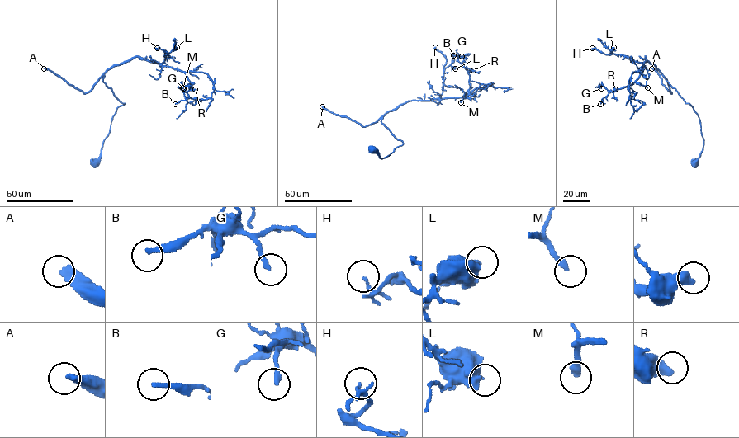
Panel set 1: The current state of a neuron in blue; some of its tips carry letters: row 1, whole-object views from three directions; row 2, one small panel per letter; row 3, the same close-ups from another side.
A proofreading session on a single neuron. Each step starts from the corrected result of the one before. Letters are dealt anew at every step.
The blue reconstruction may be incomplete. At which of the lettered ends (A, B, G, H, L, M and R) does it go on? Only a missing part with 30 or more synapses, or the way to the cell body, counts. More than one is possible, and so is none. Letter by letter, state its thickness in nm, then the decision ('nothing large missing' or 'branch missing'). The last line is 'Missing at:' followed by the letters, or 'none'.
A: 400 nm | branch missing
B: 240 nm | nothing large missing
G: 220 nm | nothing large missing
H: 70 nm | nothing large missing
L: 340 nm | nothing large missing
M: 320 nm | branch missing
R: 500 nm | nothing large missing
Missing at: A, M

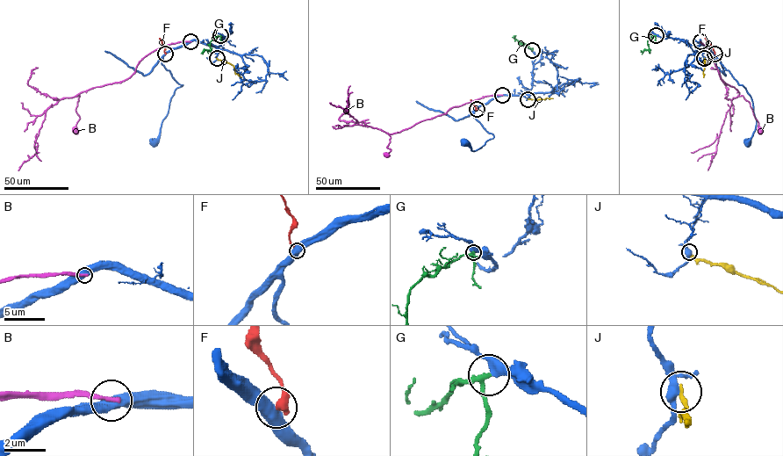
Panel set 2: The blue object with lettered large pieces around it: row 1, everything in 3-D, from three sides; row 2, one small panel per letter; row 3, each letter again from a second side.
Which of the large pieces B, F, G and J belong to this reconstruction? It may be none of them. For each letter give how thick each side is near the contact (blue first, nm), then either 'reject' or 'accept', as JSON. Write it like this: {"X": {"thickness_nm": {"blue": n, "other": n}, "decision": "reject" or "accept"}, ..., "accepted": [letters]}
{"B": {"thickness_nm": {"blue": 550, "other": 240}, "decision": "reject"}, "F": {"thickness_nm": {"blue": 550, "other": 550}, "decision": "reject"}, "G": {"thickness_nm": {"blue": 400, "other": 220}, "decision": "accept"}, "J": {"thickness_nm": {"blue": 320, "other": 280}, "decision": "reject"}, "accepted": ["G"]}

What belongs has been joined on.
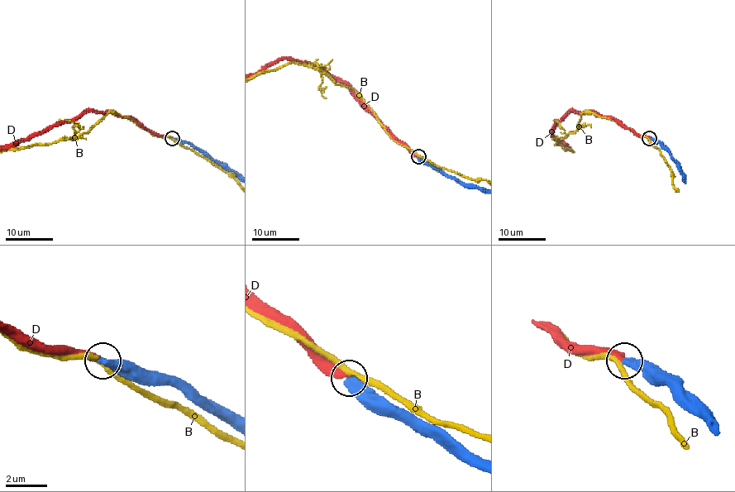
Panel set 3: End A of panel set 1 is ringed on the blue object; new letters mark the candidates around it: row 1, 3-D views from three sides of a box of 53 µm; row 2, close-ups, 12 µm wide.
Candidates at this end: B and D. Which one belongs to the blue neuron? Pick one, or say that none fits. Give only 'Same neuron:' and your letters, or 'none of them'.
Same neuron: D

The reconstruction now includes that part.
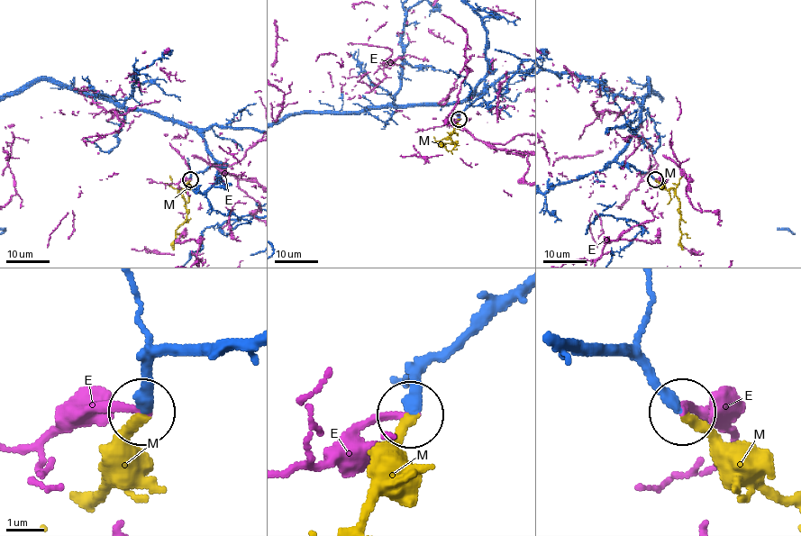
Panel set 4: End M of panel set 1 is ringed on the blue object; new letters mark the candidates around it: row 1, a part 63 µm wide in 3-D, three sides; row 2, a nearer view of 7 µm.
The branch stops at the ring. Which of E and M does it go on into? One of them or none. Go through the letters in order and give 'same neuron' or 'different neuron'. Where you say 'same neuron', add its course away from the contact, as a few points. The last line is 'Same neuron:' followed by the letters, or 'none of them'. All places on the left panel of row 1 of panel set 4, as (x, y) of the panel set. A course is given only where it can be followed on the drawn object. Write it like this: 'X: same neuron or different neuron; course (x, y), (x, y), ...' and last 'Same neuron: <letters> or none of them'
E: different neuron
M: same neuron; course (190, 179), (185, 188), (179, 190), (185, 200), (186, 219), (176, 230), (174, 249)
Same neuron: M

